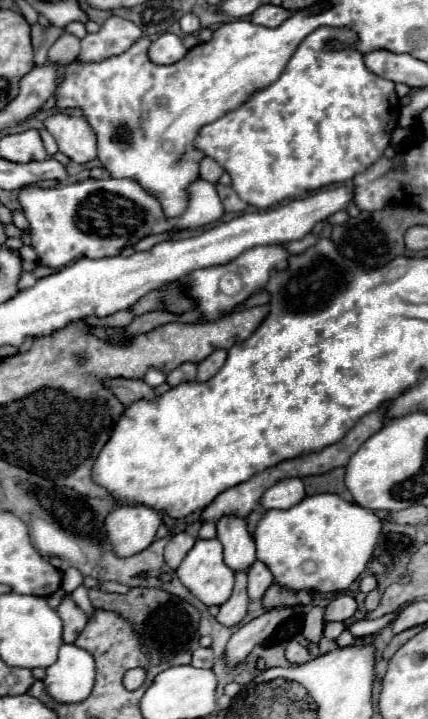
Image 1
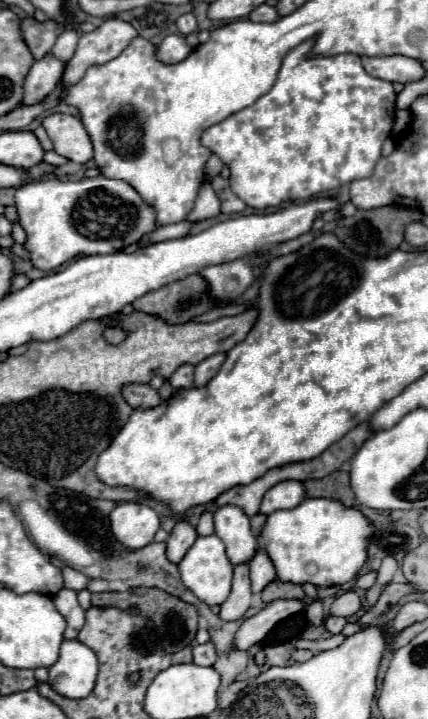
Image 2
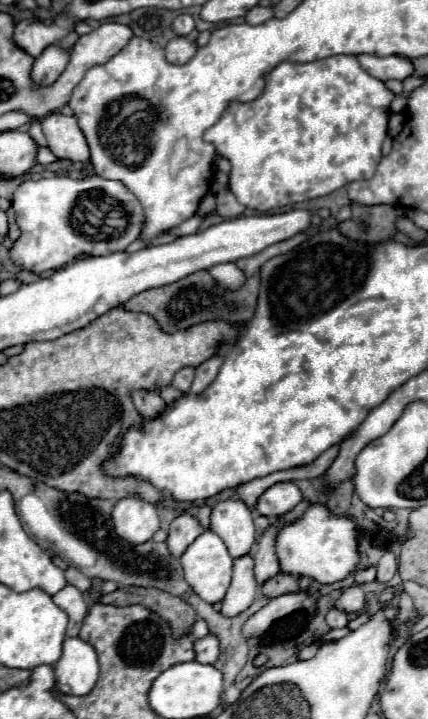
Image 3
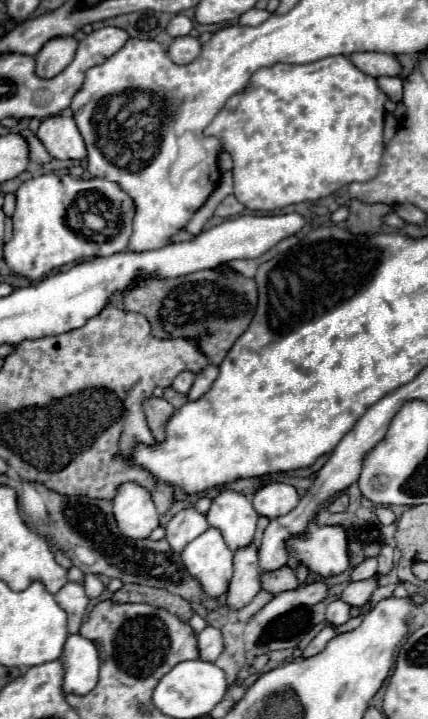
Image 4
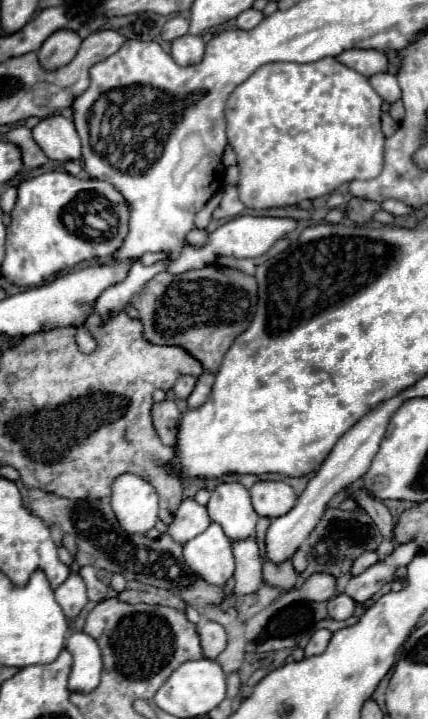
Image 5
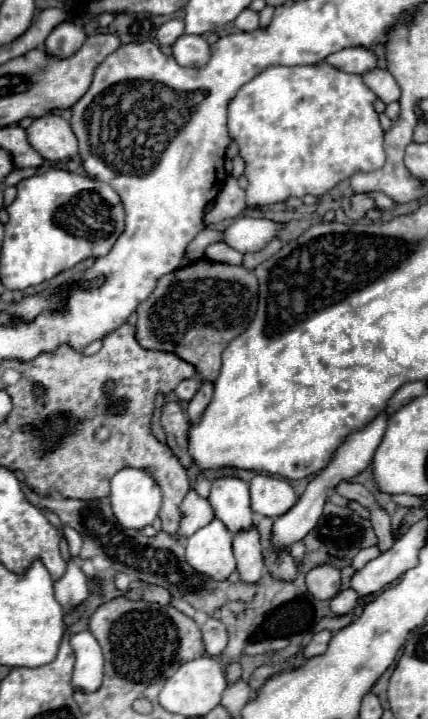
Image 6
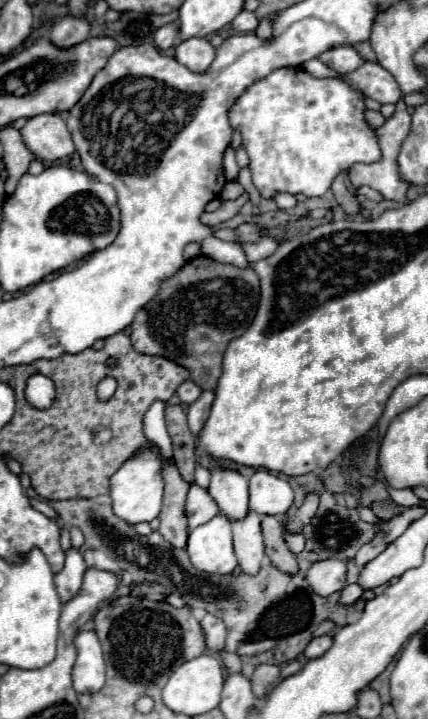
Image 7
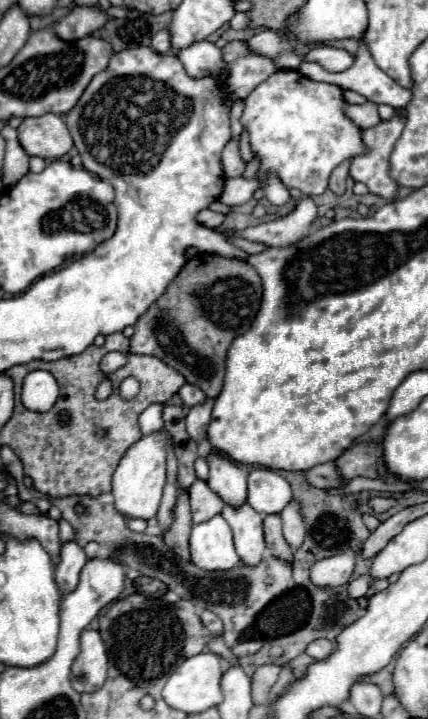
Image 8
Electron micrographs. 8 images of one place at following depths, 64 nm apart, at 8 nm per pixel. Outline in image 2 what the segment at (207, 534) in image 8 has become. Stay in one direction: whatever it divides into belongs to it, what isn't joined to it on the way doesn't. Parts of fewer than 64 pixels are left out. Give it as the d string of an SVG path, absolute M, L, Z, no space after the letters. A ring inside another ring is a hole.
M216 534L198 536L198 540L190 546L190 550L180 560L178 566L180 566L184 586L190 588L208 606L222 604L228 598L228 592L230 592L230 586L232 586L232 564L226 556L222 540Z

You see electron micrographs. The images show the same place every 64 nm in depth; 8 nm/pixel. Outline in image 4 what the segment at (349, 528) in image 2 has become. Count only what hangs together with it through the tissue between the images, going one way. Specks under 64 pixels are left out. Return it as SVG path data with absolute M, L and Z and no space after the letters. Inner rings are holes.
M312 522L308 530L290 540L294 562L304 560L306 568L322 578L340 574L348 568L344 528L324 528Z

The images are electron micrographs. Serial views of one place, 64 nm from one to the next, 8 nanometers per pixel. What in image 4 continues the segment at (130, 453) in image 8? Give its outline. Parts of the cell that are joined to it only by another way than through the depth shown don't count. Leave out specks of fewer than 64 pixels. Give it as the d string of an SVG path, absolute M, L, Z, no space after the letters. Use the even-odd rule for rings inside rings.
M124 482L116 488L114 496L114 516L120 532L128 538L148 538L148 534L158 528L158 512L150 490L136 482Z

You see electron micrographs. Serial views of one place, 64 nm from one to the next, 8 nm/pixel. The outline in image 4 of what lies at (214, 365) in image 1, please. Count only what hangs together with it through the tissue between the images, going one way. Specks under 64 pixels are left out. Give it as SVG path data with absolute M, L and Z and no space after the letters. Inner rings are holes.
M208 364L202 372L198 372L196 374L196 380L192 384L192 390L188 392L188 400L202 398L210 390L212 382L216 380L216 376L218 376L218 366L212 366L212 364Z

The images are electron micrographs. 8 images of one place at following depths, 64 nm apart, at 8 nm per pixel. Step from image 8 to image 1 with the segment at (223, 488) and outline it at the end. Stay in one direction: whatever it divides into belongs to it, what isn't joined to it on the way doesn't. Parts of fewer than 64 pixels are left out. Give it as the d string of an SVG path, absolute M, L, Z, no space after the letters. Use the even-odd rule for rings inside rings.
M226 514L216 522L218 540L224 544L224 562L234 570L248 570L256 560L254 538L244 518Z

